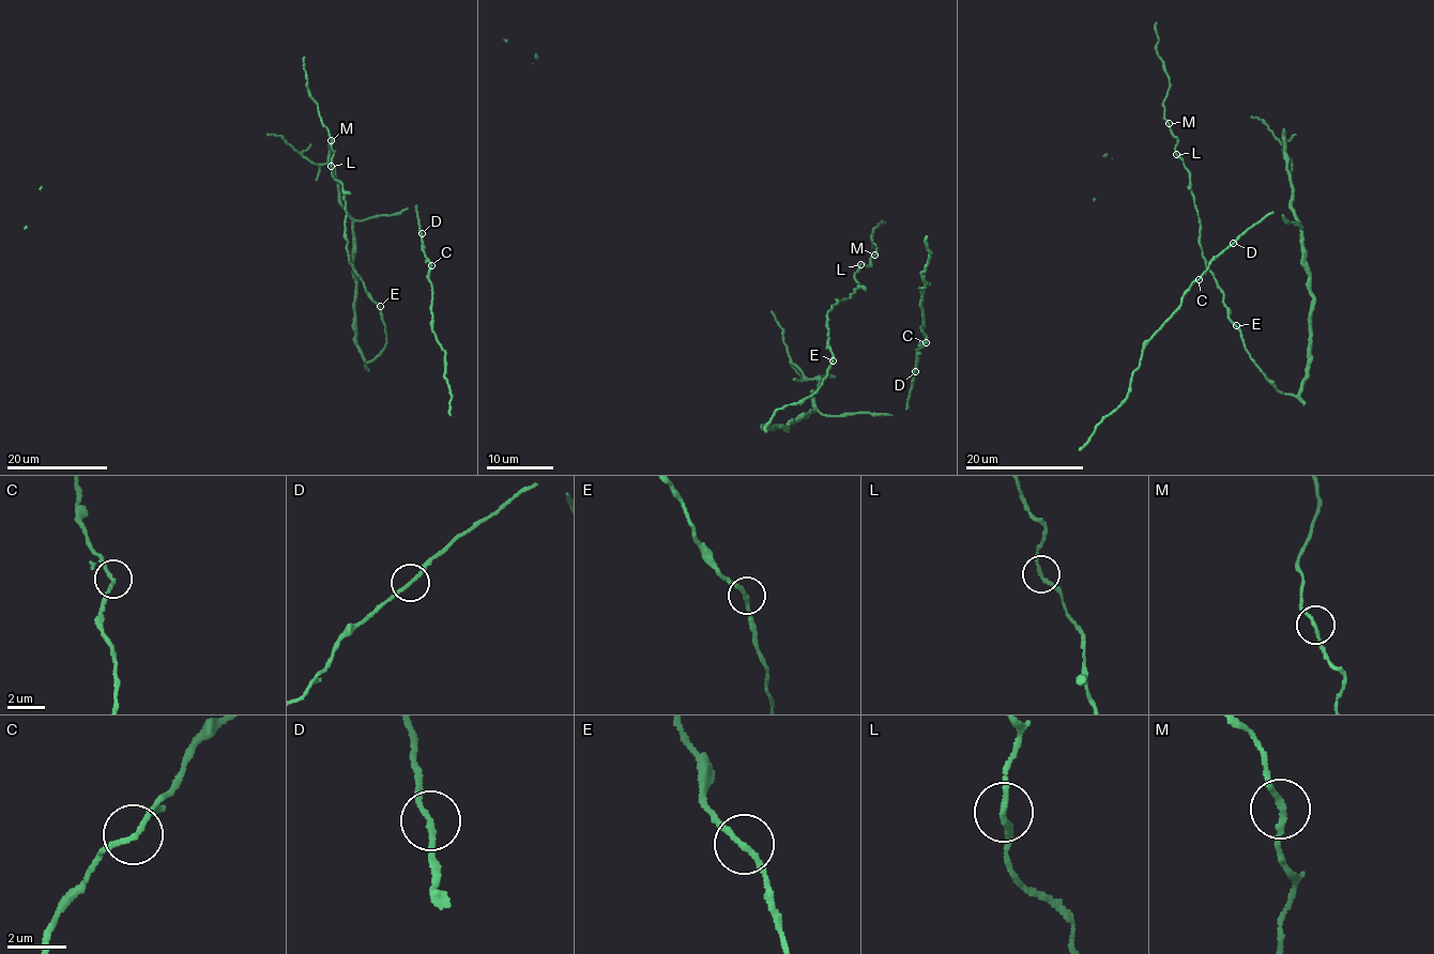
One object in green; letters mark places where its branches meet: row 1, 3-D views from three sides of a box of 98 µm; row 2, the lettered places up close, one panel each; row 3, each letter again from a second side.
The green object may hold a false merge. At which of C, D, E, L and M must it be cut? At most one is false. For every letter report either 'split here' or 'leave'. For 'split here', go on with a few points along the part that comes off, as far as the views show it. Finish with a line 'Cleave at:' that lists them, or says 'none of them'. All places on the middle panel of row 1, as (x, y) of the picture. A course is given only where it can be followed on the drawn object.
C: leave
D: leave
E: leave
L: leave
M: leave
Cleave at: none of them

